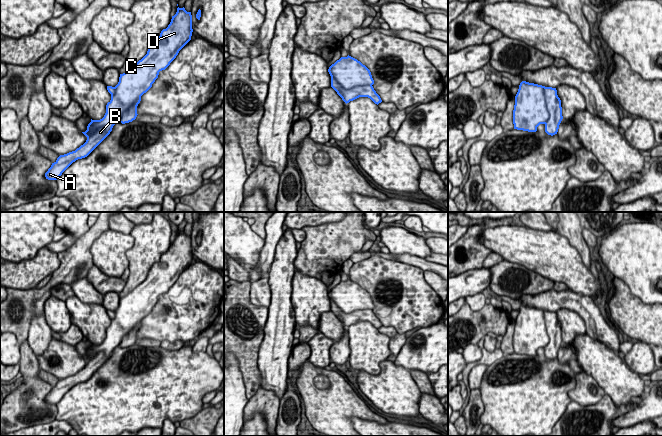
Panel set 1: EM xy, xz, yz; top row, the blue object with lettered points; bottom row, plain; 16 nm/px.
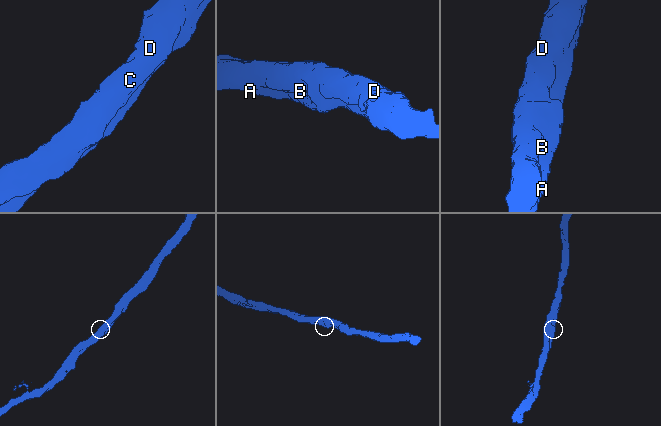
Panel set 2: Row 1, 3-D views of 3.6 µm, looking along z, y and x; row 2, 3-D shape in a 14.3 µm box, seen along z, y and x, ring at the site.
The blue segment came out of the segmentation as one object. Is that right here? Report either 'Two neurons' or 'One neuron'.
One neuron

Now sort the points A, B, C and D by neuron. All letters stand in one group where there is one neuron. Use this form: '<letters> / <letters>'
A B C D

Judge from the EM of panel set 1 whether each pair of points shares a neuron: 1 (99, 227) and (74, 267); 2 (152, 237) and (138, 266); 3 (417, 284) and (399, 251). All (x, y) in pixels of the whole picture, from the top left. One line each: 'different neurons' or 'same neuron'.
1: same neuron
2: same neuron
3: different neurons

